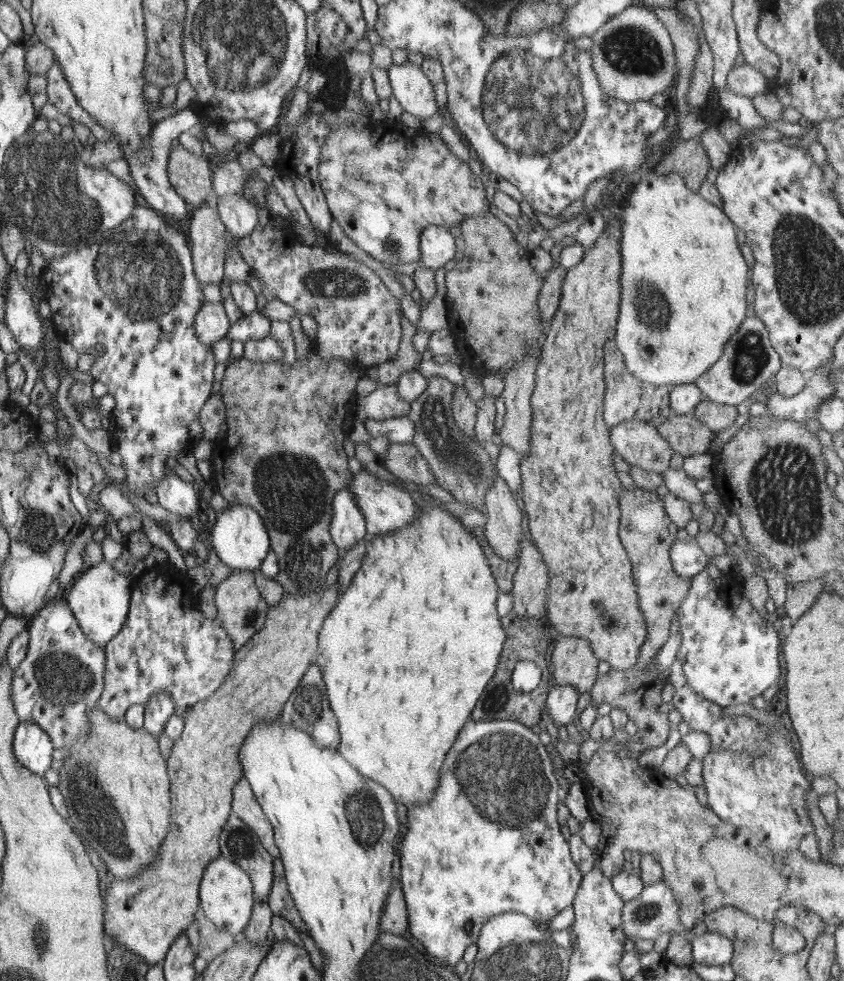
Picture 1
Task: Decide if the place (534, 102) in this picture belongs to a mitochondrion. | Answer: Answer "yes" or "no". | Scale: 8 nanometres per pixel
yes

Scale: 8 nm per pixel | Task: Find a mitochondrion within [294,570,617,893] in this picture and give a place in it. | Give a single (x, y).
(504, 771)

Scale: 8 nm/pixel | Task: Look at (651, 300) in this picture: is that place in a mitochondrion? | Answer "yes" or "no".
yes

